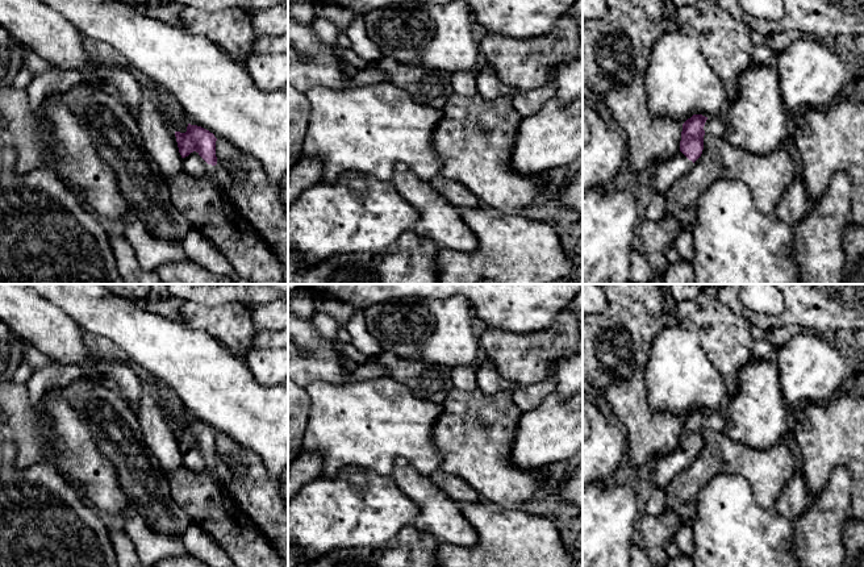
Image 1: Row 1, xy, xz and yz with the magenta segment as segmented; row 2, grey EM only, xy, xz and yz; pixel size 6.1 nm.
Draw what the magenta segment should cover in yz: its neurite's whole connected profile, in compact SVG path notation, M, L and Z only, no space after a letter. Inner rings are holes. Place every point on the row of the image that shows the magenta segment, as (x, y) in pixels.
M693 114L683 124L680 151L672 159L660 163L652 174L652 193L665 195L669 187L681 179L701 157L706 120L708 117L702 114Z

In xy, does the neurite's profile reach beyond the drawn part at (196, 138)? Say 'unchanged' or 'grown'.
grown

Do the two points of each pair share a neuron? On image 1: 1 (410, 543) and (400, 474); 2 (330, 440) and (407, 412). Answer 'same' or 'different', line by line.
1: different
2: same

